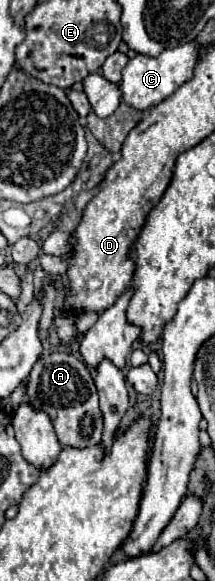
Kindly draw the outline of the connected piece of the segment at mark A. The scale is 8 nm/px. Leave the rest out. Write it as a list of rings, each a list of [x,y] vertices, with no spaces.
[[[54,350],[50,356],[38,360],[36,366],[32,368],[32,374],[28,376],[26,396],[32,406],[48,412],[62,446],[86,448],[102,440],[104,422],[98,406],[98,392],[94,386],[94,378],[90,368],[74,354]]]

